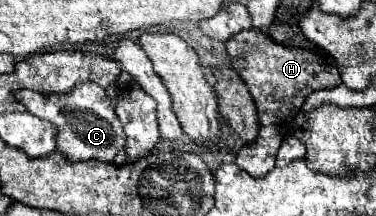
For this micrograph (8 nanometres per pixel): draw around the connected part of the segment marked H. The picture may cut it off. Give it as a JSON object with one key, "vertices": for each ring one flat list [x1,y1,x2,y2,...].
{"vertices":[[256,27,230,37,226,47,232,57,234,69,246,83,256,103,260,121,260,131,256,139,240,149,236,165,248,171,252,177,262,177,276,165,276,153,280,149,280,143,286,137,288,127,298,115,298,109,302,107,304,99,316,89,338,87,342,83,340,73,336,69,336,61,326,51,284,47,272,41,266,33,258,31]]}

